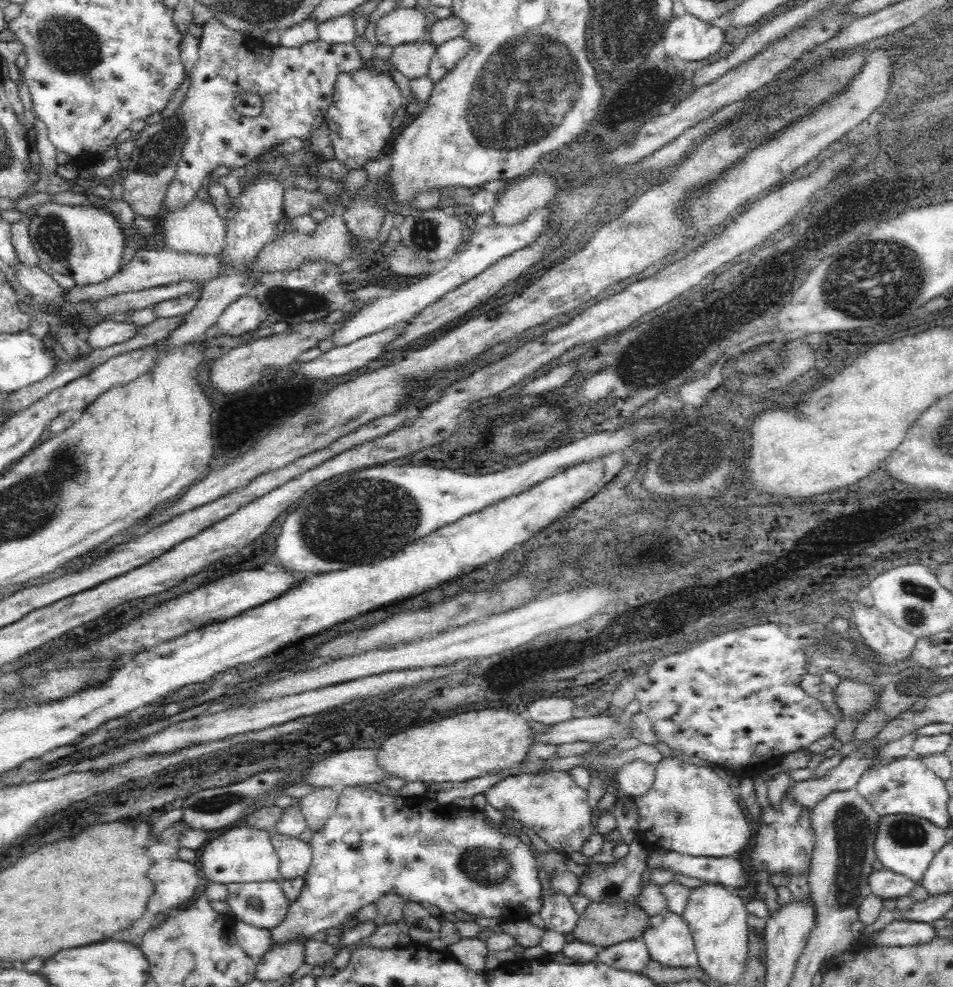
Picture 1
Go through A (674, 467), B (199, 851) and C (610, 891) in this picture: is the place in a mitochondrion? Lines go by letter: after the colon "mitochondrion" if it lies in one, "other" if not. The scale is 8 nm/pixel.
A: mitochondrion
B: other
C: mitochondrion

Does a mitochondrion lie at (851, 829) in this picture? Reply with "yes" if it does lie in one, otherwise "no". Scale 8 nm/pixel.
yes

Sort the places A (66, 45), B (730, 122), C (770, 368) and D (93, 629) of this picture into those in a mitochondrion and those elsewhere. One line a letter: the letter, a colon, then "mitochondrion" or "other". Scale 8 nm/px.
A: mitochondrion
B: other
C: mitochondrion
D: other

